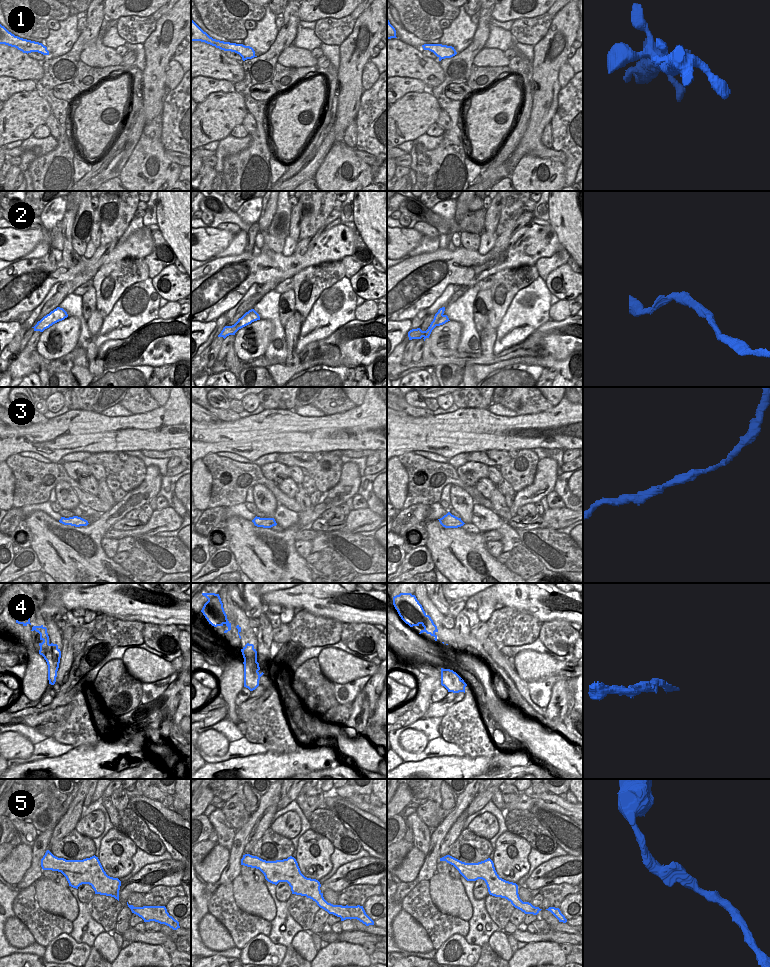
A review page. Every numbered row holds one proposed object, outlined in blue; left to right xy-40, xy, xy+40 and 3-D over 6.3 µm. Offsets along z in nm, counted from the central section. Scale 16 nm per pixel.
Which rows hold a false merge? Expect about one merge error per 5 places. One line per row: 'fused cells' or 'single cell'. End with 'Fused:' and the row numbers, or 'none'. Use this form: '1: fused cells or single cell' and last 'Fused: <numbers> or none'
1: single cell
2: single cell
3: single cell
4: fused cells
5: single cell
Fused: 4

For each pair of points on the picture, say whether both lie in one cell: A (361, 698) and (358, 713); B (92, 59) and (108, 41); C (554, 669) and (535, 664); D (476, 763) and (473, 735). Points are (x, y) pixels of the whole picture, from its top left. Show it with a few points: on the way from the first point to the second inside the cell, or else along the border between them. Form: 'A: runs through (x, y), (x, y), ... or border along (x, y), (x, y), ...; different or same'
A: runs through (361, 702), (360, 709); same
B: border along (108, 28), (102, 43), (115, 49); different
C: runs through (549, 666), (540, 666); same
D: border along (498, 751), (490, 756), (468, 757), (465, 755); different

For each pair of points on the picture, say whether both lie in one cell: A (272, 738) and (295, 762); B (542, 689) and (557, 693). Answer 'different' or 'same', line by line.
A: different
B: different

